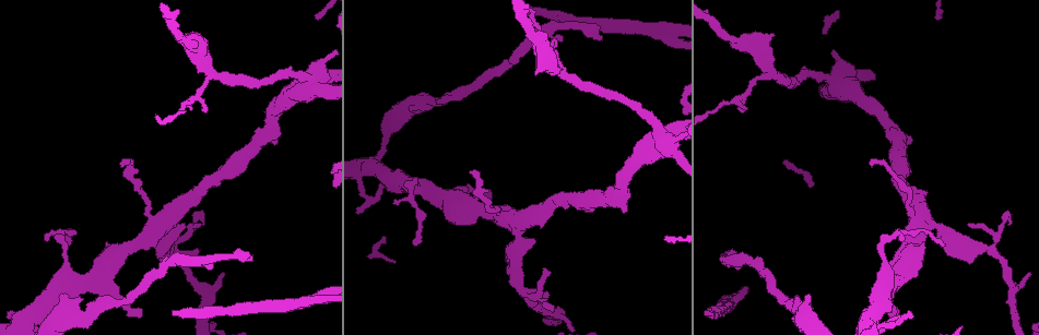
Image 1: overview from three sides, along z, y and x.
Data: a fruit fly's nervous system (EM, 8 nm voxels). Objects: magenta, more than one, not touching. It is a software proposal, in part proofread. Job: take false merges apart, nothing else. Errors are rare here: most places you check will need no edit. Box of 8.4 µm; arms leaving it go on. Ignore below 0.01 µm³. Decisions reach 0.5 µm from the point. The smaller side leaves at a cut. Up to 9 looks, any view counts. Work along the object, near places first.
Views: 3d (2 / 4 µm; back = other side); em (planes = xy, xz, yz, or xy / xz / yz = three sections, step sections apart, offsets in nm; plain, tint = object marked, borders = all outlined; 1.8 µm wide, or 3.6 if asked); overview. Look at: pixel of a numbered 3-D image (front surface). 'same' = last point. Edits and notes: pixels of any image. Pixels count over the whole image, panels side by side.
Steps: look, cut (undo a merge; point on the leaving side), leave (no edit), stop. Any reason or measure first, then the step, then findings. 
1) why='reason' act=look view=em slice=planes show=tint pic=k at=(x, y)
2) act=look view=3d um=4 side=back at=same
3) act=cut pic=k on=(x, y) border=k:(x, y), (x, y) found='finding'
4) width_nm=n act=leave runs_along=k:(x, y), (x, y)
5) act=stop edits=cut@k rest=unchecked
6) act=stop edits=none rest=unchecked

why='sudden change in width' act=look view=3d um=4 pic=1 at=(990, 250)

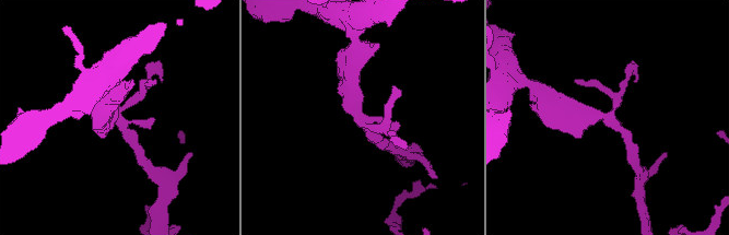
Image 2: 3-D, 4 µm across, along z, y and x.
why='shape alone is not enough' act=look view=em slice=planes show=tint pic=2 at=(611, 120)

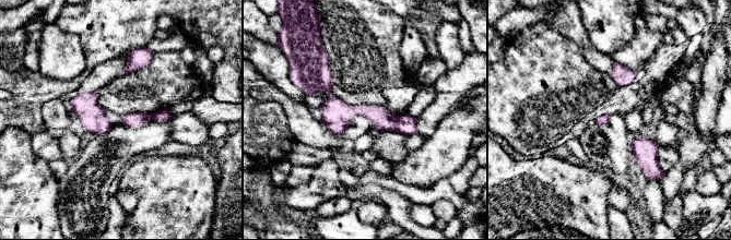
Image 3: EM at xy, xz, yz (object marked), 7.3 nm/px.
act=leave found='all the same cell'

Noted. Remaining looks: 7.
why='four-way junction' act=look view=em slice=planes show=tint pic=1 at=(382, 176)

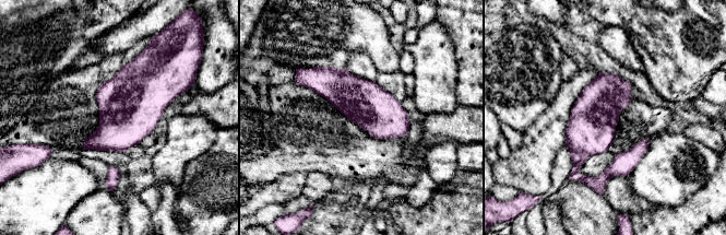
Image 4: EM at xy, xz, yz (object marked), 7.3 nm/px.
act=leave found='continuous, no second cell'

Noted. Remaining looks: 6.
why='looks like a crossing' act=look view=em um=3.6 slice=xz step=4 show=tint pic=1 at=(311, 82)

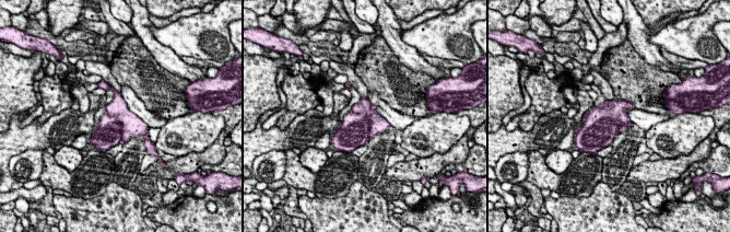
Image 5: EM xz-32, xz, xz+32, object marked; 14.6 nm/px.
why='cut it another way' act=look view=em um=3.6 slice=planes show=tint at=same

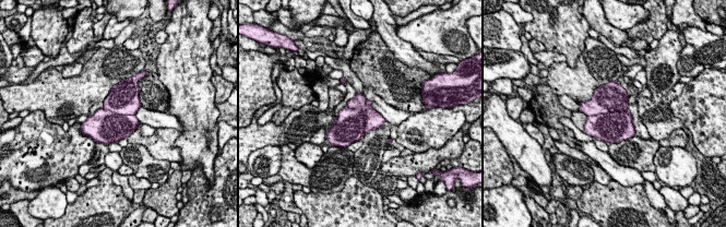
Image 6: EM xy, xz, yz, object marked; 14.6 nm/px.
act=cut pic=6 on=(610, 97) found='a second cell is stuck on'

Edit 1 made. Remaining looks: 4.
why='see it whole again' act=look view=overview

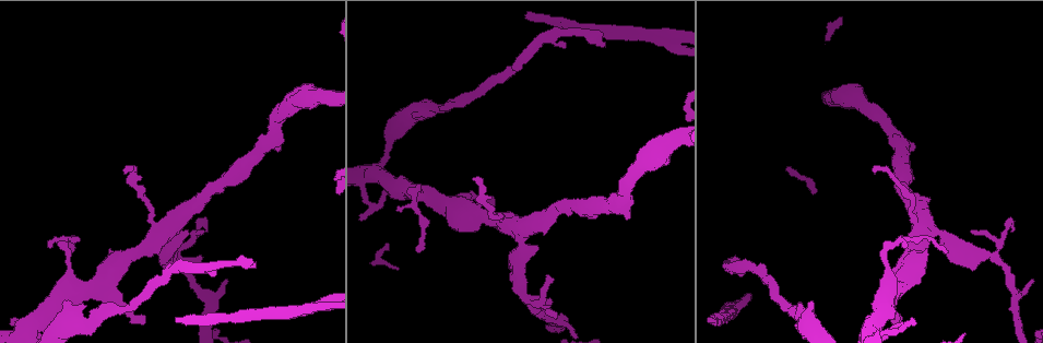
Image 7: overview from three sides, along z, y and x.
why='two arms in line, one across' act=look view=3d um=2 pic=7 at=(645, 36)

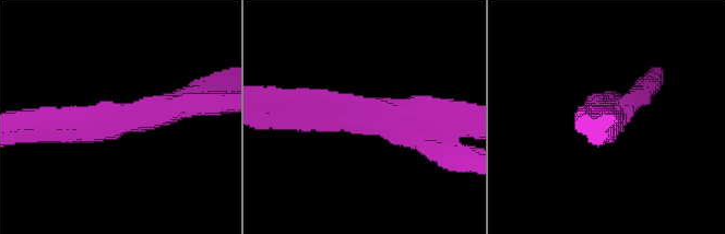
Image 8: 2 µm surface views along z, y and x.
act=look view=em slice=xz step=16 show=tint pic=8 at=(366, 116)

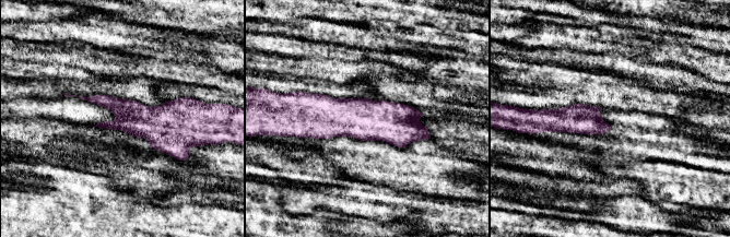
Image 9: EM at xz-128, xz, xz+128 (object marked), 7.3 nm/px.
why='cut it another way' act=look view=em slice=planes show=tint at=same

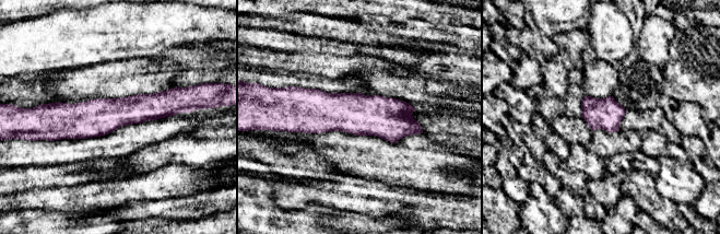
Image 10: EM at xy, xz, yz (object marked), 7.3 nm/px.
width_nm=240 act=leave runs_along=10:(179, 104), (116, 113), (49, 110) found='all the same cell'

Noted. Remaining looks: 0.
act=stop edits=cut@6 rest=unchecked

